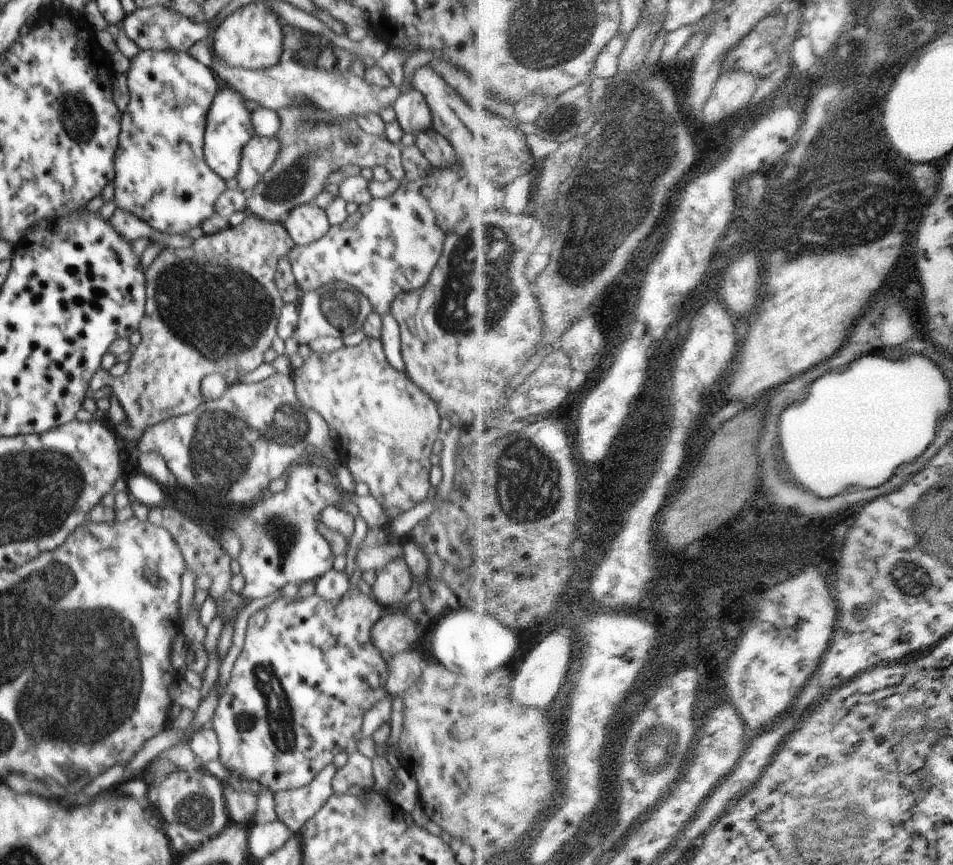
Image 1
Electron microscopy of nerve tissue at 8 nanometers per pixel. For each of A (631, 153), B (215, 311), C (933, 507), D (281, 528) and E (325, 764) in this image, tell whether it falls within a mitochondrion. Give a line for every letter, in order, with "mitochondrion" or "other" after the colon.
A: mitochondrion
B: mitochondrion
C: mitochondrion
D: mitochondrion
E: other

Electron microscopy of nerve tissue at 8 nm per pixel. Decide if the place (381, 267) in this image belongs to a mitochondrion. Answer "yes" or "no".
no

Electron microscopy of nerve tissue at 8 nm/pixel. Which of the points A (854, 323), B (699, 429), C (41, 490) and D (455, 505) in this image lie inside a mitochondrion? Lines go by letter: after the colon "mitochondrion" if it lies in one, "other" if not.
A: other
B: other
C: mitochondrion
D: other

